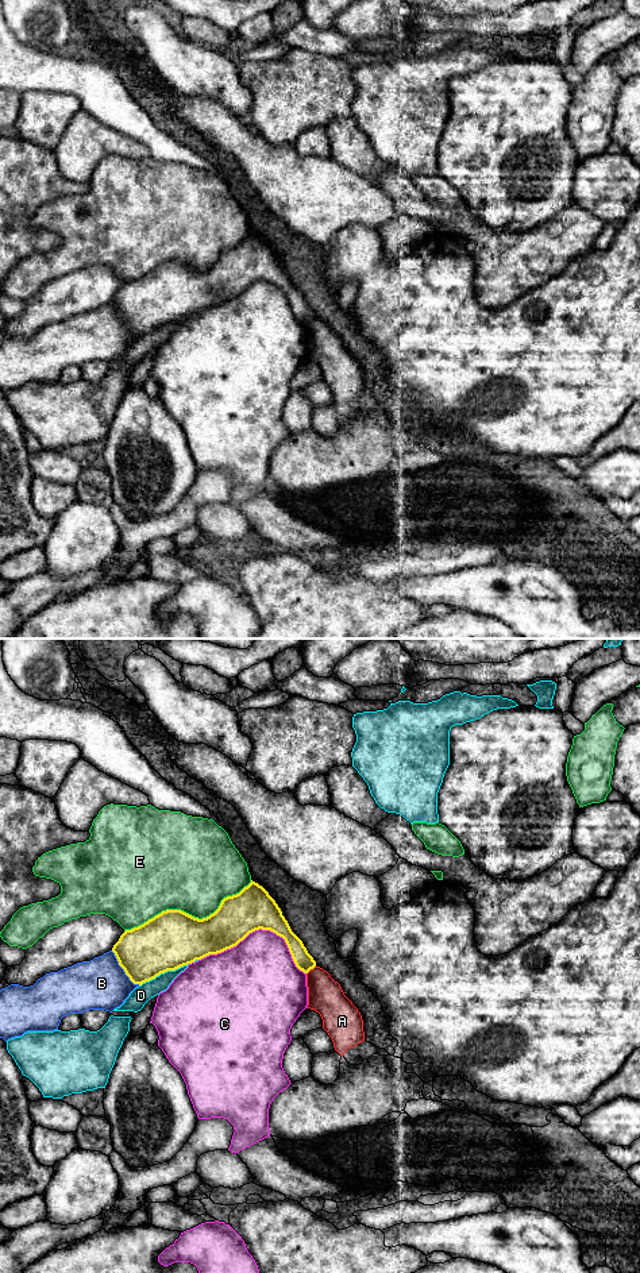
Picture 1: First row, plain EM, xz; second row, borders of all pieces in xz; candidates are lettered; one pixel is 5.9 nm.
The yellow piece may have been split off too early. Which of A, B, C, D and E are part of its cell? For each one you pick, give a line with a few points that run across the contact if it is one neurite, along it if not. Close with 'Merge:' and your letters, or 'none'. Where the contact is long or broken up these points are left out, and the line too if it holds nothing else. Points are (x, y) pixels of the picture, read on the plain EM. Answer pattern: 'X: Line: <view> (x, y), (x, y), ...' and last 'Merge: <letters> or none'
Merge: none

